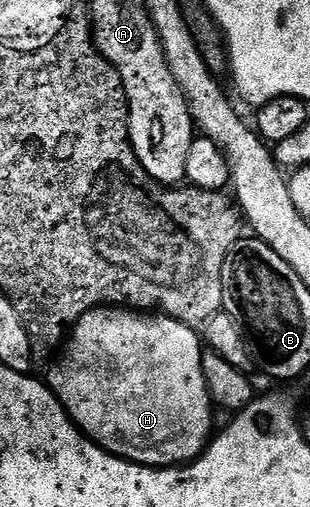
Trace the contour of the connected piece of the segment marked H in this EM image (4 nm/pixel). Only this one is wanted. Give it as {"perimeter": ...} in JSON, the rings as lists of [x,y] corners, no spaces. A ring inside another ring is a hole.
{"perimeter":[[[99,307],[96,309],[90,309],[87,313],[83,313],[81,319],[75,323],[72,327],[72,332],[69,334],[68,340],[61,346],[60,352],[57,354],[56,362],[58,365],[51,364],[50,377],[48,376],[48,384],[50,389],[55,395],[58,396],[58,402],[65,407],[70,418],[74,421],[75,425],[90,438],[96,445],[101,445],[103,449],[107,449],[109,453],[115,453],[117,457],[122,457],[126,461],[134,461],[138,465],[152,465],[155,467],[181,467],[191,461],[196,460],[201,453],[206,449],[208,442],[212,437],[212,402],[210,399],[210,392],[206,386],[206,380],[204,379],[204,371],[202,370],[202,354],[204,352],[203,342],[200,340],[193,328],[184,323],[180,323],[174,317],[167,317],[165,315],[159,315],[154,311],[135,311],[129,307]]]}

